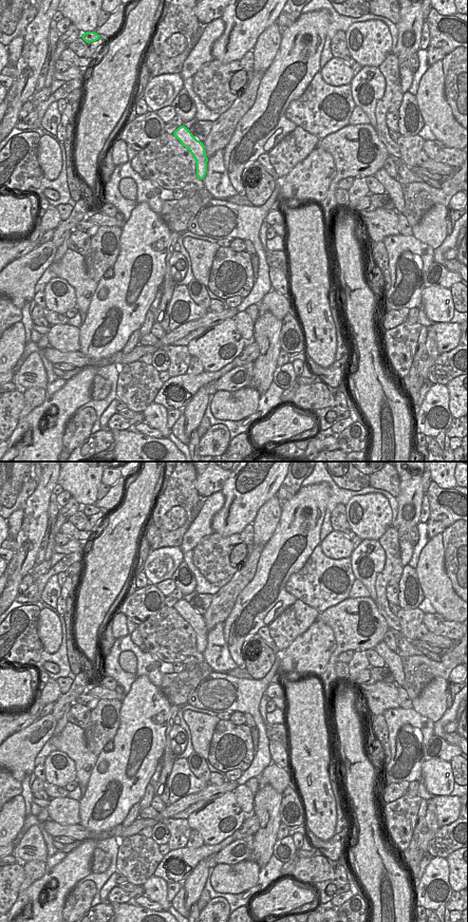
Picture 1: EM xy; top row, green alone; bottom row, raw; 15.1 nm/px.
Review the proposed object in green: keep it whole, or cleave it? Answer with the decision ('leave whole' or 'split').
leave whole

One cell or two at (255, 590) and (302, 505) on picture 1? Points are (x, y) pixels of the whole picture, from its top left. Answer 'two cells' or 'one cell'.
one cell

